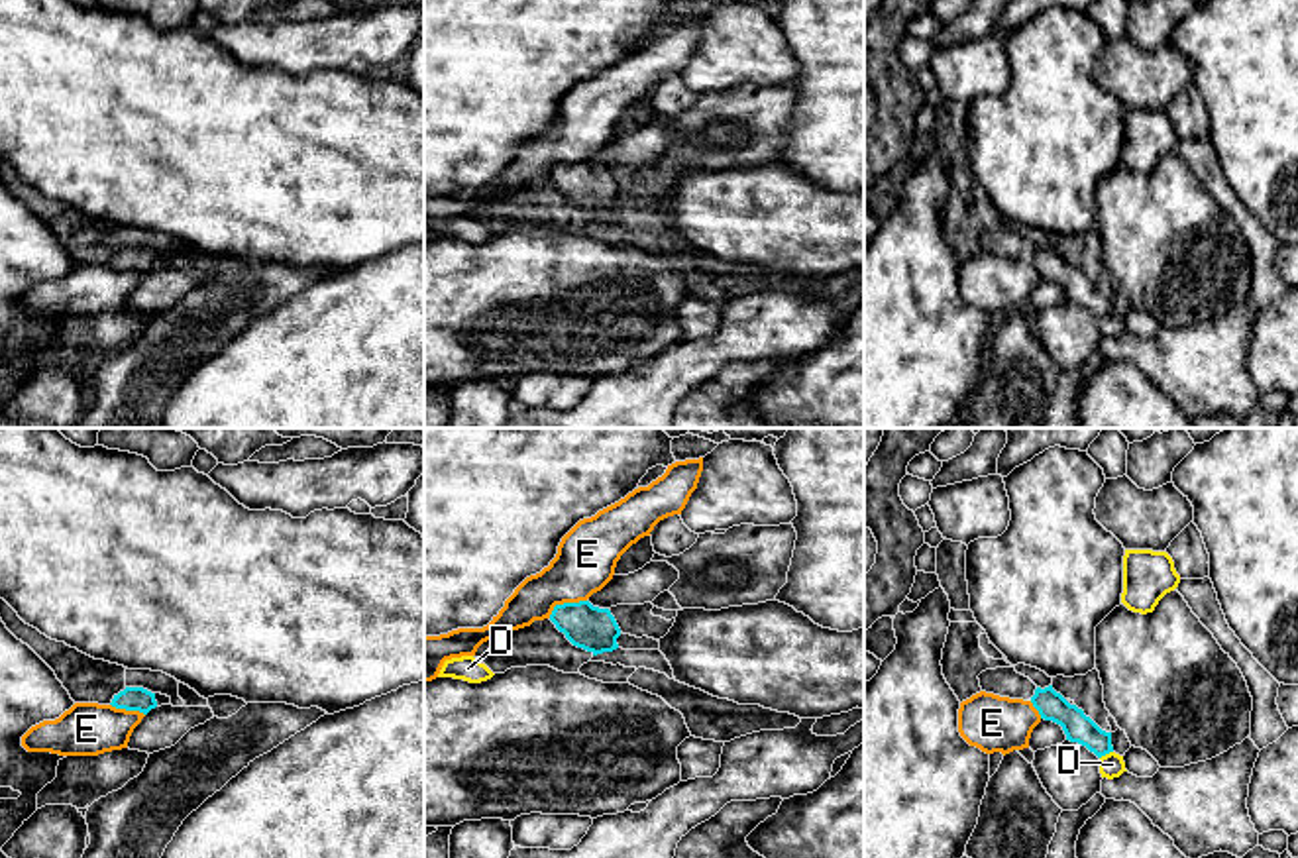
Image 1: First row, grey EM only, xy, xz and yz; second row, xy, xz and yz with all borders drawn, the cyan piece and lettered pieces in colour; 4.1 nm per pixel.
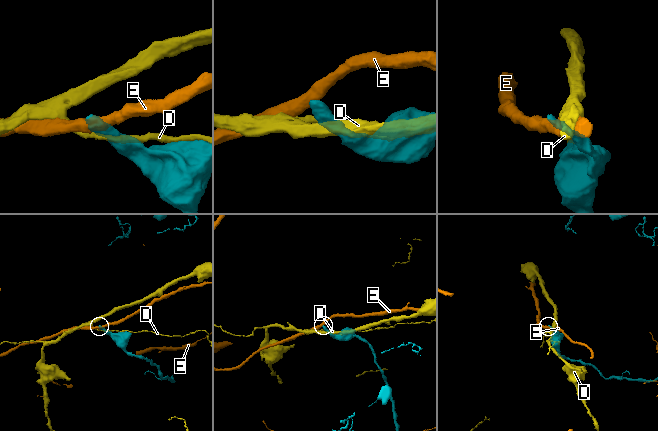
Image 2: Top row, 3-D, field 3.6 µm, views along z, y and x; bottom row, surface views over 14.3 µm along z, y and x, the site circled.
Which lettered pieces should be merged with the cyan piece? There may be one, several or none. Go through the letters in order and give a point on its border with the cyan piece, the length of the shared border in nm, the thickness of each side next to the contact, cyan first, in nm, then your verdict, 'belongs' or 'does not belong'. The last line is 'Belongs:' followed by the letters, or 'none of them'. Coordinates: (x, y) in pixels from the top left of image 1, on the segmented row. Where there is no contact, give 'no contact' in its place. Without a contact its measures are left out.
D: contact yz (1106, 752); length 70 nm; calibres 120 and 100 nm; does not belong
E: contact xz (564, 603); length 180 nm; calibres 180 and 240 nm; does not belong
Belongs: none of them

